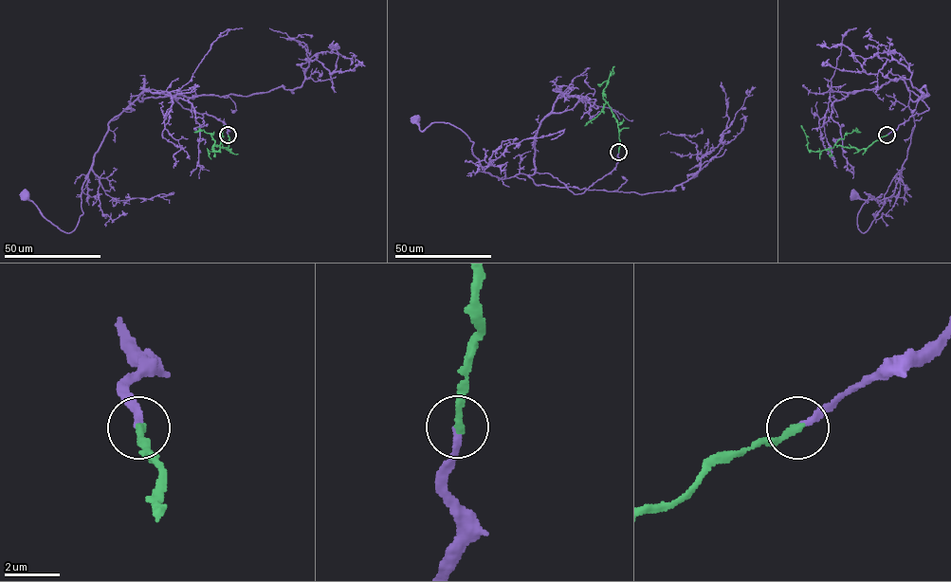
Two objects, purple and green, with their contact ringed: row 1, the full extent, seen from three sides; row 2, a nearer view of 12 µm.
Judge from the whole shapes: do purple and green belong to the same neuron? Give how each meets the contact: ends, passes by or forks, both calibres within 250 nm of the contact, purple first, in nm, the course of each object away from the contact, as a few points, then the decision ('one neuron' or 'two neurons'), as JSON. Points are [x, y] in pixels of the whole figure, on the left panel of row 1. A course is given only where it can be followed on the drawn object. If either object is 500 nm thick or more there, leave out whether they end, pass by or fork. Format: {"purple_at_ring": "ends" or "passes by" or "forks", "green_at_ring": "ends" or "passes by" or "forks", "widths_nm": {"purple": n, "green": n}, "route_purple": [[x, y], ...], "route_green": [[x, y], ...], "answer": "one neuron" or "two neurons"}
{"purple_at_ring": "ends", "green_at_ring": "ends", "widths_nm": {"purple": 200, "green": 280}, "route_purple": [[228, 135], [214, 117], [183, 108], [165, 91], [145, 89], [108, 124], [72, 231], [52, 224], [25, 194]], "route_green": [[228, 135], [227, 149], [213, 145], [212, 149], [219, 150], [224, 125]], "answer": "one neuron"}

